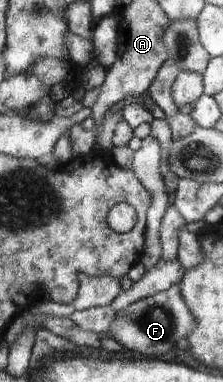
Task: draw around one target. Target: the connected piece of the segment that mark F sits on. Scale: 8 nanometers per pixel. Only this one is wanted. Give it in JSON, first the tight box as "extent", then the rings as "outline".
{"extent":[108,285,197,357],"outline":[[[172,285],[169,289],[137,300],[119,311],[108,331],[111,331],[115,341],[121,343],[123,347],[147,357],[151,355],[155,357],[172,351],[181,338],[187,339],[195,329],[195,325],[197,325],[195,317],[184,299],[181,287]]]}

